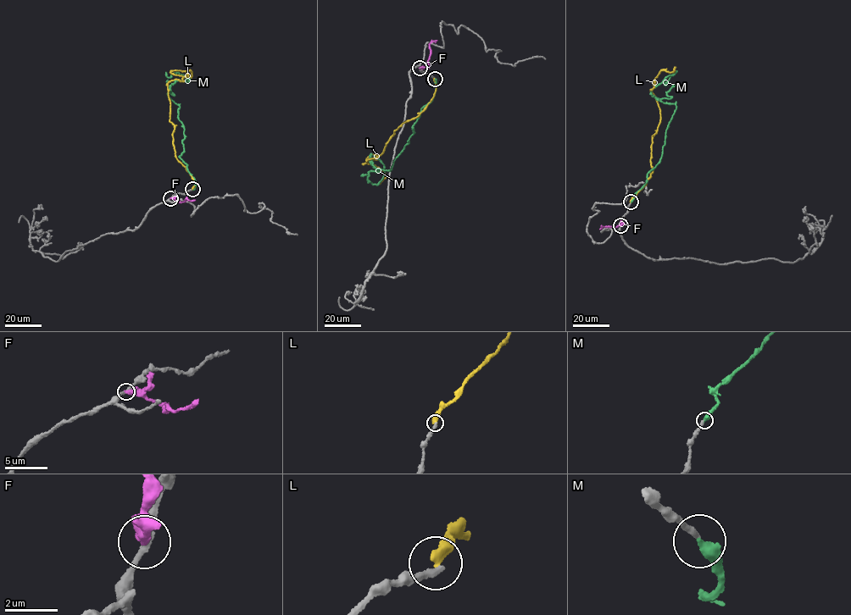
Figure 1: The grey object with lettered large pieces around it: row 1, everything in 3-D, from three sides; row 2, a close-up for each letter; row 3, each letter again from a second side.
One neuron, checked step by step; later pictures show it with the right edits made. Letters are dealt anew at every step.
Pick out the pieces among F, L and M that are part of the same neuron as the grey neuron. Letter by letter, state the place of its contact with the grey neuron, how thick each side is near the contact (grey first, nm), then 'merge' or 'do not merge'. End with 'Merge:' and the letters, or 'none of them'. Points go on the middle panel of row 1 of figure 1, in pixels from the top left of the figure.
F: meets grey at (419, 68); 240 nm thick on the grey side, 400 nm on the other; do not merge
L: meets grey at (434, 79); 240 nm thick on the grey side, 400 nm on the other; do not merge
M: meets grey at (435, 79); 200 nm thick on the grey side, 400 nm on the other; merge
Merge: M

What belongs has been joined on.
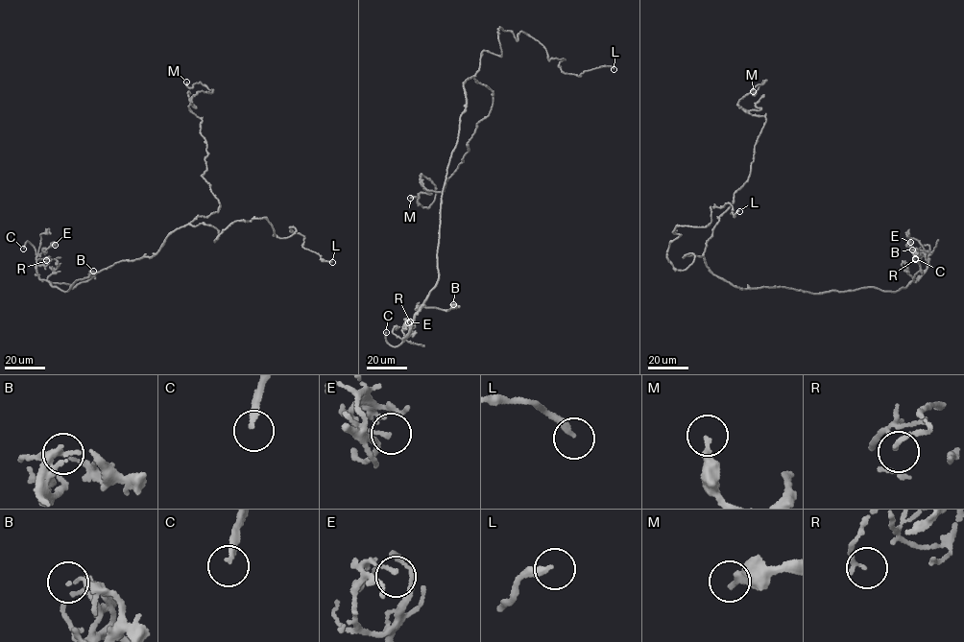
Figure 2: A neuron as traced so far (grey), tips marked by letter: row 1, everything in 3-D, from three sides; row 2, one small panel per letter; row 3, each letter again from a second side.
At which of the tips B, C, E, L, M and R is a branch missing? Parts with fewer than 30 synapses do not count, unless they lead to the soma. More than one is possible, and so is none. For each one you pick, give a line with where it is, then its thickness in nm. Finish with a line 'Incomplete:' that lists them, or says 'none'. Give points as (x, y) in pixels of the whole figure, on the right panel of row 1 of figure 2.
C: at (915, 258); 190 nm thick
L: at (739, 211); 260 nm thick
Incomplete: C, L

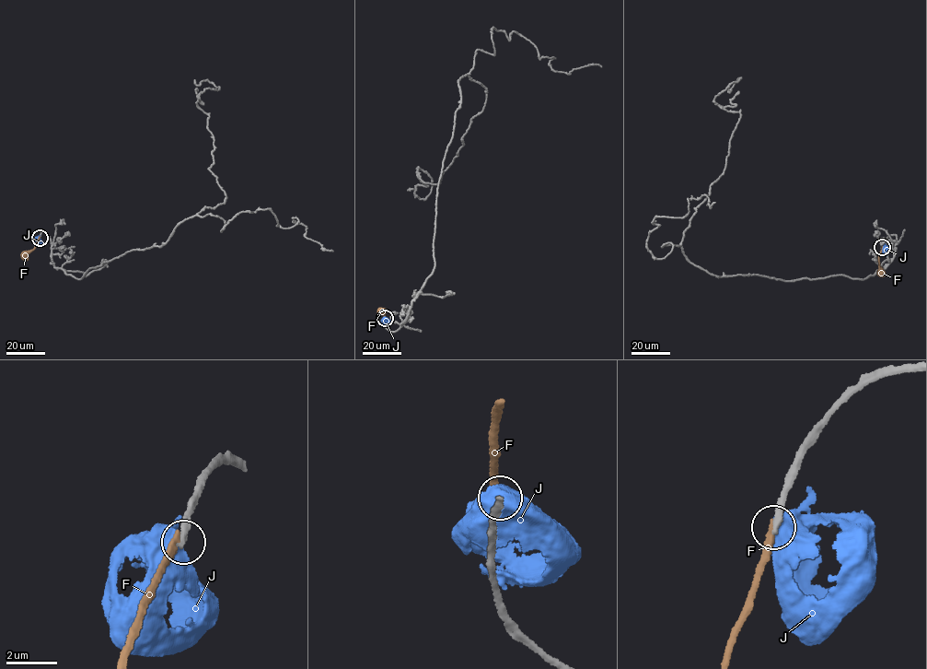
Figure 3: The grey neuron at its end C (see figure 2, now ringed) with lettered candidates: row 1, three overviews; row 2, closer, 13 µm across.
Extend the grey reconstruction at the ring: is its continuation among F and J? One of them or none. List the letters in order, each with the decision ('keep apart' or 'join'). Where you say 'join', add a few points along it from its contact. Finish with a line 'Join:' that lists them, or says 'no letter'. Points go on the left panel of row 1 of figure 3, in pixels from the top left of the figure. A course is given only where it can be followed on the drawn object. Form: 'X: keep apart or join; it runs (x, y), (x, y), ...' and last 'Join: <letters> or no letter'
F: join; it runs (40, 237), (35, 247), (26, 256)
J: keep apart
Join: F

